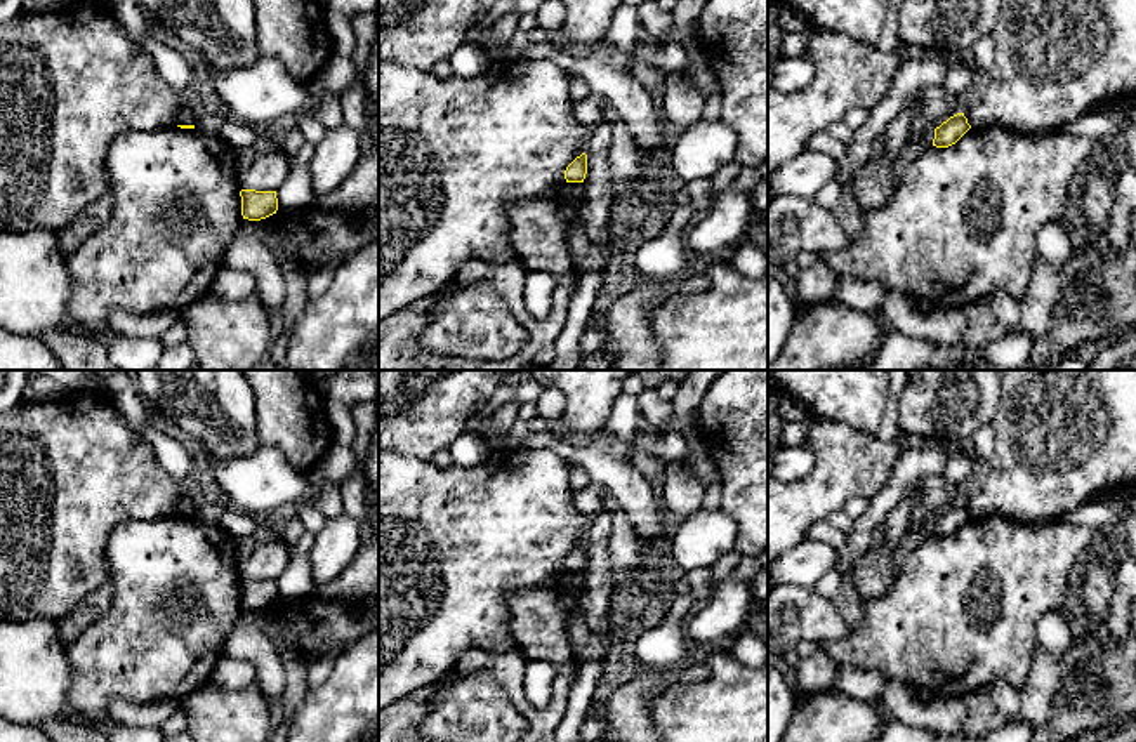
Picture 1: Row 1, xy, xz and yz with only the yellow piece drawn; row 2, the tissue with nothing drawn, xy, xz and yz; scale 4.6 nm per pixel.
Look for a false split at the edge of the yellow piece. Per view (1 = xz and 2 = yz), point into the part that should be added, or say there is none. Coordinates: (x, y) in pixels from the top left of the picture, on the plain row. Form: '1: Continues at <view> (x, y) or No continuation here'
1: No continuation here
2: No continuation here

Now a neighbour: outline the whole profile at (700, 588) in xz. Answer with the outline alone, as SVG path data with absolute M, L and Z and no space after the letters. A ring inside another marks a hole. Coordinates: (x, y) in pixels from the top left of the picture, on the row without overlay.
M712 566L709 568L697 568L691 572L686 572L684 577L690 584L690 594L695 596L695 600L710 600L712 594L712 584L710 584Z

